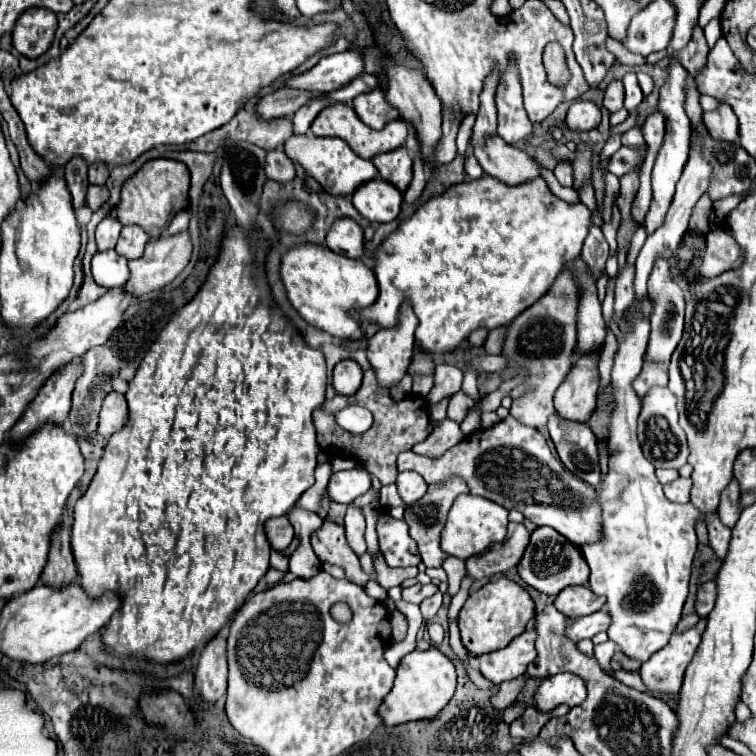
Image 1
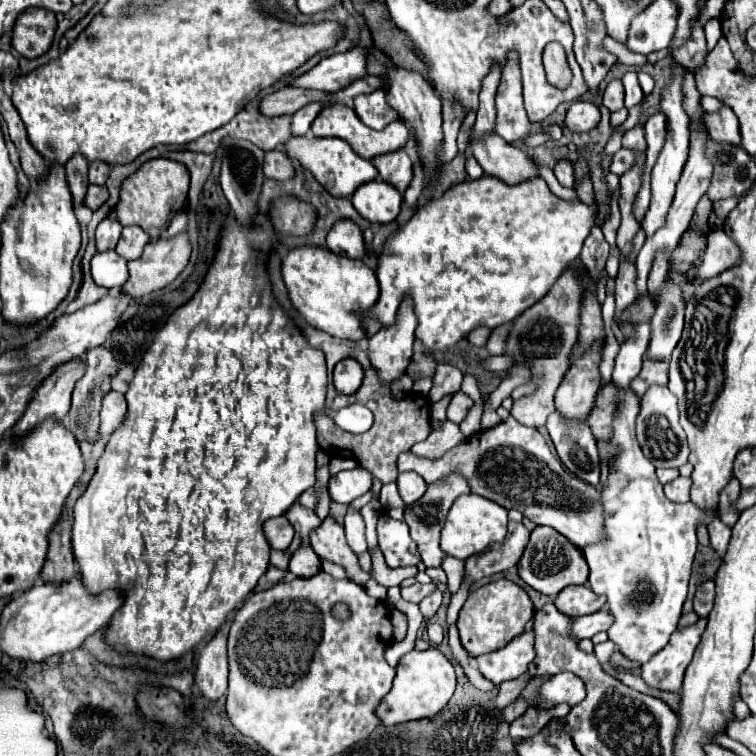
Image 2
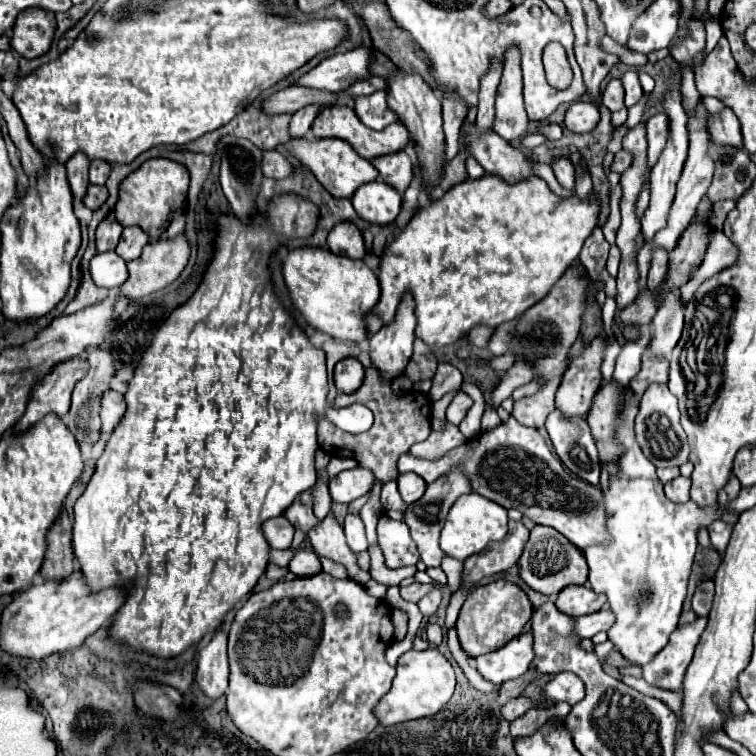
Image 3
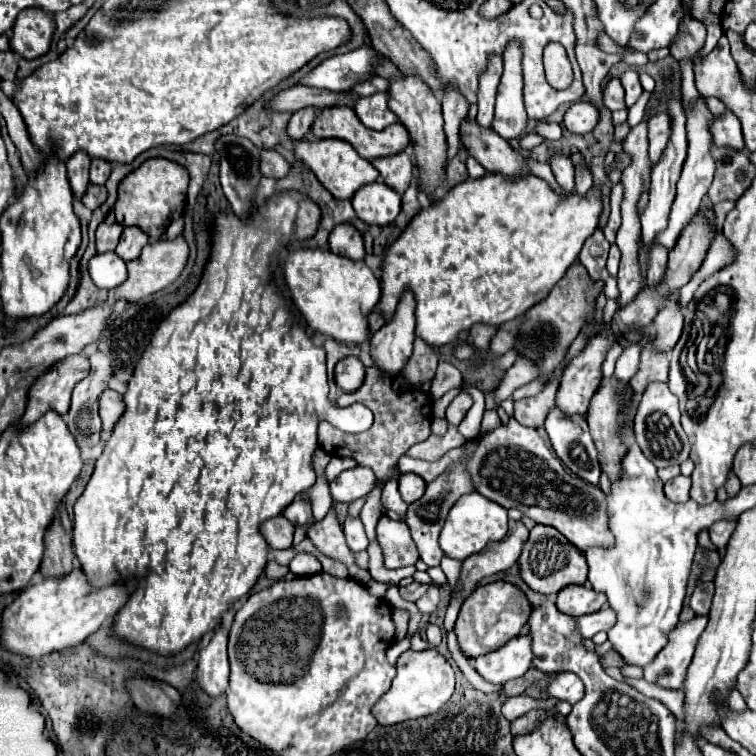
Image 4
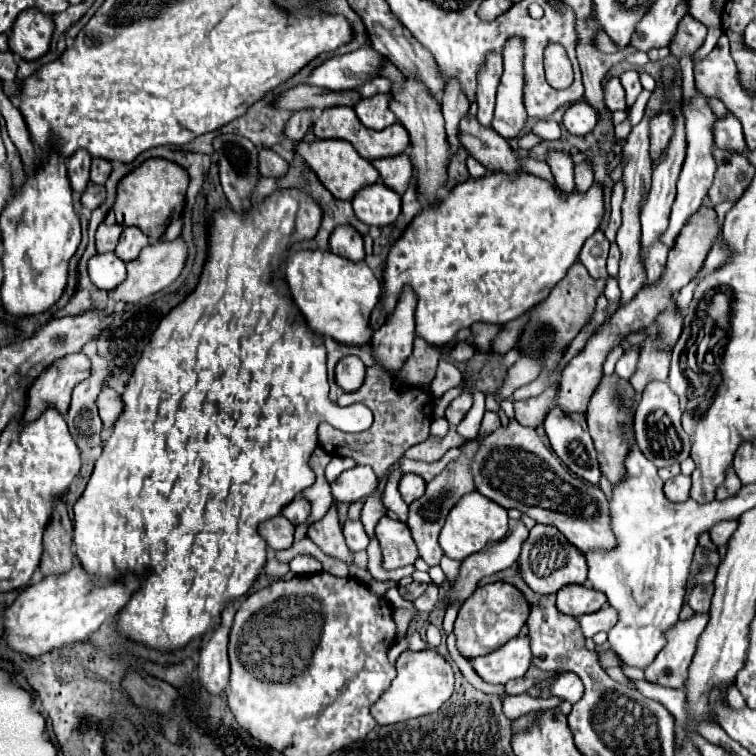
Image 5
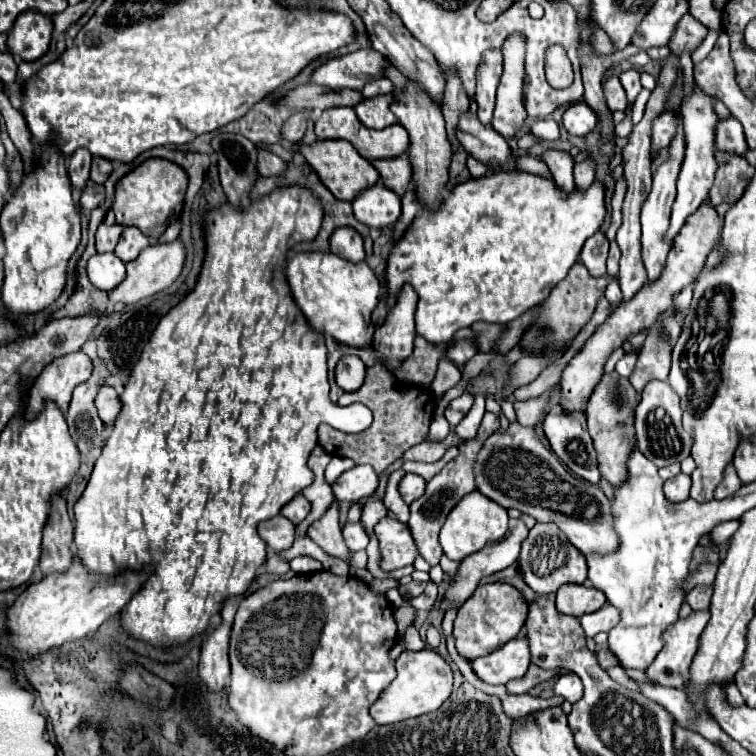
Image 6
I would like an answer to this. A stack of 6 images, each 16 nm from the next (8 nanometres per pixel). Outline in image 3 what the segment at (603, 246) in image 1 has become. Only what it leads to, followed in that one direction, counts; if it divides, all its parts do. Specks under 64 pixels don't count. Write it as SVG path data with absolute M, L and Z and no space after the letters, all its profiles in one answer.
M596 228L592 232L592 236L588 236L588 240L584 242L584 248L582 248L578 260L580 260L580 264L584 264L584 268L588 270L588 276L592 280L604 280L606 295L615 298L617 294L616 278L606 272L608 250L610 250L610 244L606 242L602 230Z

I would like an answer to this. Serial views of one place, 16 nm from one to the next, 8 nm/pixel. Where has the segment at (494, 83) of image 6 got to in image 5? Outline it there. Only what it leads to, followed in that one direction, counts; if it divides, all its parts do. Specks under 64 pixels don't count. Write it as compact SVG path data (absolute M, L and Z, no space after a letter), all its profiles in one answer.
M488 52L486 62L478 72L478 90L476 90L476 104L478 104L478 120L482 126L490 126L494 116L494 96L502 76L502 54Z

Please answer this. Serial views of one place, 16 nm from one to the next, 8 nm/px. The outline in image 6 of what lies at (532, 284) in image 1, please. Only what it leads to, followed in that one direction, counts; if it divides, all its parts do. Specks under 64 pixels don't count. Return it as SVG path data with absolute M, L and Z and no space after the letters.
M490 172L482 178L470 178L462 184L458 184L450 192L450 196L444 200L444 204L438 212L422 210L422 214L414 218L414 222L406 230L406 234L394 244L394 248L388 256L388 268L386 268L388 308L392 308L392 302L396 298L396 292L400 292L400 286L410 282L414 286L414 290L418 292L418 296L420 296L420 300L418 300L418 334L424 336L428 342L436 342L436 344L438 342L452 342L456 330L468 328L470 324L474 324L478 320L484 320L484 322L512 322L512 320L516 320L526 310L542 304L548 298L550 290L560 280L564 280L564 276L568 274L568 268L572 268L572 264L578 260L584 242L602 228L604 216L606 216L604 192L606 192L606 188L604 188L604 182L600 182L600 180L594 180L592 186L586 188L586 190L574 188L572 192L566 192L554 180L544 180L544 176L536 176L536 174L530 174L530 172L512 172L512 176L508 176L508 172Z

